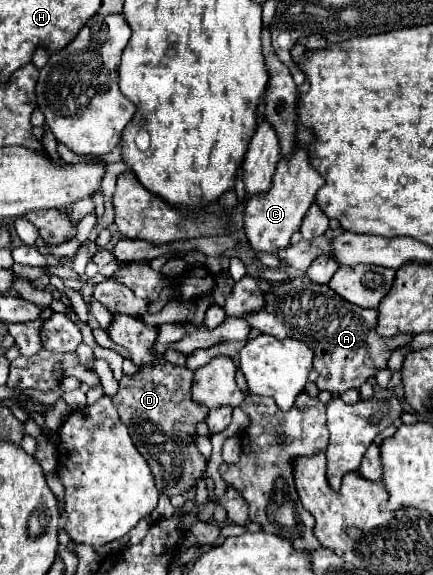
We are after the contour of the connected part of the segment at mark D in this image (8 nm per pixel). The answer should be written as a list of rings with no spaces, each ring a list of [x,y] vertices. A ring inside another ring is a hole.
[[[171,363],[139,367],[137,373],[121,377],[119,391],[111,397],[121,421],[129,427],[135,447],[147,459],[159,491],[169,497],[193,487],[207,465],[207,459],[195,447],[195,427],[207,419],[209,409],[193,403],[193,375],[191,369]]]

